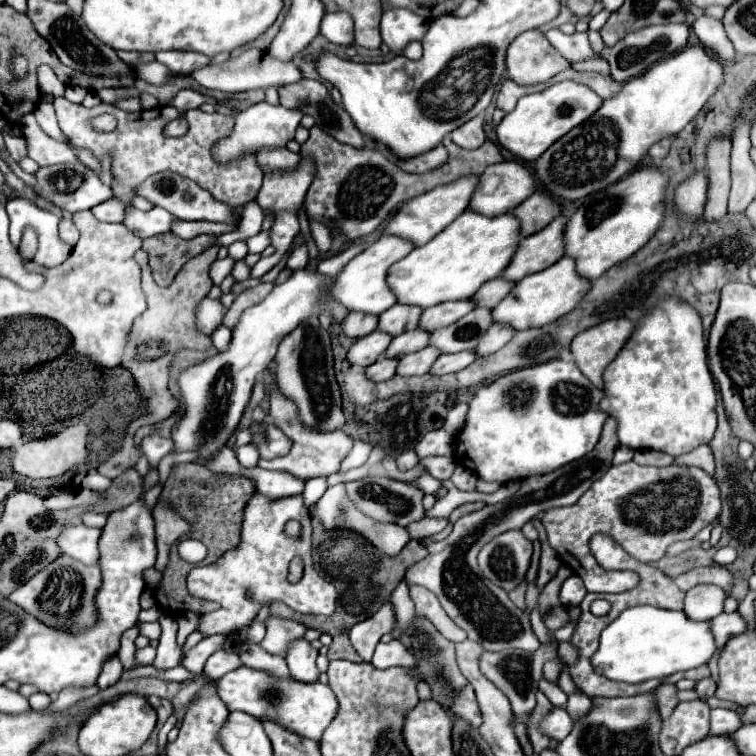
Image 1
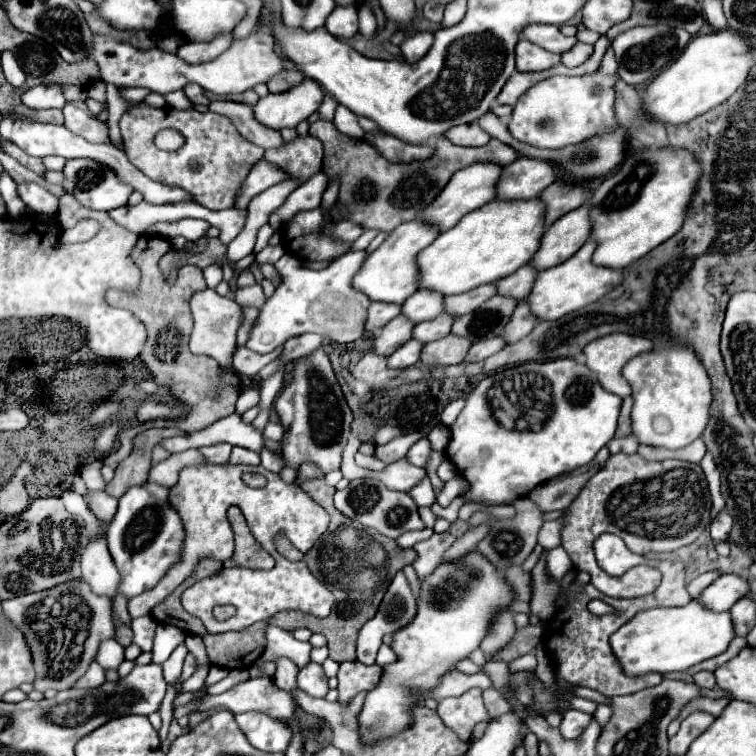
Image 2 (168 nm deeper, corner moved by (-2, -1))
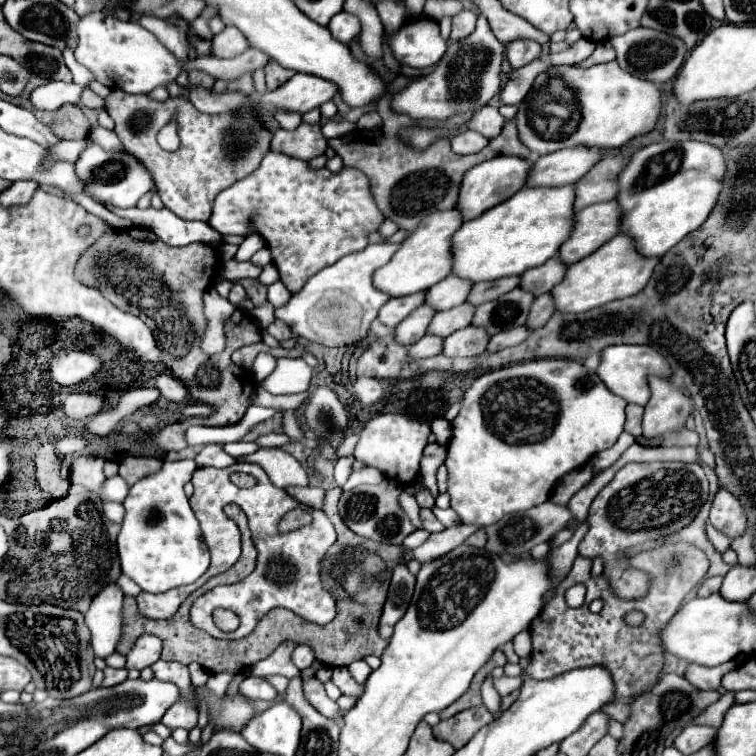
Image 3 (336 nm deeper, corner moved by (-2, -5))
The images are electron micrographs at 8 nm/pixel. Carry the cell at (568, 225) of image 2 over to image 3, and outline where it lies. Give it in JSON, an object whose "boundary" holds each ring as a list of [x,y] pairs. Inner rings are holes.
{"boundary":[[[615,201],[595,203],[585,207],[583,211],[575,213],[573,227],[569,239],[559,247],[557,257],[571,265],[595,249],[599,249],[605,241],[617,235],[619,231],[619,207]]]}

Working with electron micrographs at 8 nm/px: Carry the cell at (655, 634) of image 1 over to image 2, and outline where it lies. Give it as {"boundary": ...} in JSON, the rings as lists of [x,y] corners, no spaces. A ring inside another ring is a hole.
{"boundary":[[[691,599],[683,607],[641,611],[641,615],[611,635],[611,647],[627,675],[645,675],[649,671],[687,671],[705,659],[725,653],[733,637],[735,629],[729,611],[717,613],[703,607],[699,599]]]}

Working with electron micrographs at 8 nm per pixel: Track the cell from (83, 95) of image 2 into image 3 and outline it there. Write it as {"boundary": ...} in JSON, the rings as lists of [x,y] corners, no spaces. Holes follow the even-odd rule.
{"boundary":[[[85,89],[85,91],[81,93],[81,105],[85,105],[85,107],[97,107],[97,109],[101,109],[101,107],[105,105],[105,99],[101,99],[99,95],[95,95],[91,89]]]}

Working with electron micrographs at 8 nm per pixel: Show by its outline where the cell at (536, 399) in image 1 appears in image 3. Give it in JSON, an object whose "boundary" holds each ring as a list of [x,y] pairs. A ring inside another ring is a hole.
{"boundary":[[[535,359],[529,363],[519,363],[519,365],[511,365],[511,367],[503,367],[497,371],[487,371],[485,375],[481,375],[465,393],[463,401],[461,401],[461,413],[451,421],[453,425],[453,437],[449,441],[449,453],[447,453],[447,469],[449,469],[449,487],[447,493],[451,495],[451,507],[457,511],[457,515],[461,517],[463,523],[473,523],[479,527],[487,527],[491,523],[497,523],[499,519],[503,519],[505,515],[511,513],[519,513],[519,511],[527,511],[535,505],[541,505],[543,501],[549,499],[549,493],[553,489],[553,485],[567,475],[569,471],[583,467],[593,455],[609,449],[615,445],[615,441],[619,439],[621,431],[623,431],[623,423],[625,423],[625,399],[617,397],[615,393],[611,393],[605,383],[593,373],[587,371],[583,363],[575,361],[575,359]],[[503,425],[507,427],[509,433],[509,441],[503,441]]]}

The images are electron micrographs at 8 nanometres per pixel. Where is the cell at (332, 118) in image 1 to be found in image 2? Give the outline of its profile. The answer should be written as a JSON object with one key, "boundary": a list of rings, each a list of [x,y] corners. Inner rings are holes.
{"boundary":[[[283,69],[279,71],[277,75],[273,75],[269,81],[267,81],[267,87],[271,93],[281,93],[281,91],[287,91],[289,87],[301,83],[301,71],[297,69]]]}

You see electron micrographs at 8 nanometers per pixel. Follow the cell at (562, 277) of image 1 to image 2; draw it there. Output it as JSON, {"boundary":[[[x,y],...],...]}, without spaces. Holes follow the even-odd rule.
{"boundary":[[[587,241],[571,259],[567,259],[565,263],[553,267],[553,269],[545,269],[539,273],[537,283],[533,285],[533,291],[527,299],[533,315],[537,315],[539,319],[561,319],[563,315],[567,315],[571,311],[579,311],[579,309],[599,301],[609,291],[613,291],[617,285],[621,285],[621,281],[625,277],[623,271],[601,267],[591,261],[595,247],[597,247],[595,241]]]}

